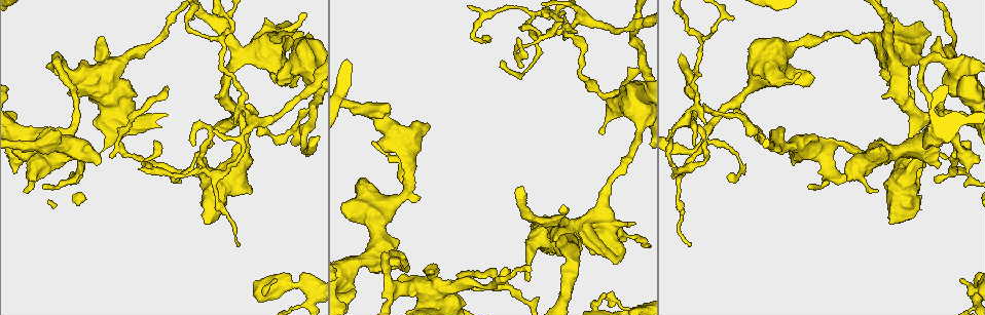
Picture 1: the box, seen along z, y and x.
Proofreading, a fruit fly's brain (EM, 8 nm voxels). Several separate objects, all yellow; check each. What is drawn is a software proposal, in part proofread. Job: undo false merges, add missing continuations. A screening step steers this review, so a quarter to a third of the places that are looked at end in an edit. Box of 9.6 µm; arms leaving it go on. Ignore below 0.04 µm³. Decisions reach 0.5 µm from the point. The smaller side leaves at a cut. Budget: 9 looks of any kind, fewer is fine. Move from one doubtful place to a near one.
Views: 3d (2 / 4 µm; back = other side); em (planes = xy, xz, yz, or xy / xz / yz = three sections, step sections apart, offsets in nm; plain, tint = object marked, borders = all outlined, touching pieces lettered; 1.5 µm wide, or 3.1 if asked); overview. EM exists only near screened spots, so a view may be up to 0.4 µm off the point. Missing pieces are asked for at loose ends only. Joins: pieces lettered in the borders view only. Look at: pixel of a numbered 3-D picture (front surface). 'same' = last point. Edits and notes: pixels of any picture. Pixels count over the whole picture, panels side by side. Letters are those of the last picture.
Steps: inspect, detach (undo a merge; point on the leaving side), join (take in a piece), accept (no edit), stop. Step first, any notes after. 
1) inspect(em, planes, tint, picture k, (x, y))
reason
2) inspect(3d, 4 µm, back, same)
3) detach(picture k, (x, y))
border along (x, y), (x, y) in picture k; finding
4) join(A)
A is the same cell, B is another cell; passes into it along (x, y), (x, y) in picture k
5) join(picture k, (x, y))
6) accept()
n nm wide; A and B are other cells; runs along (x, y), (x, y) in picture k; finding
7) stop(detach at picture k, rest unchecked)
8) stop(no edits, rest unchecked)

inspect(em, planes, tint, picture 1, (596, 91))
abrupt turn

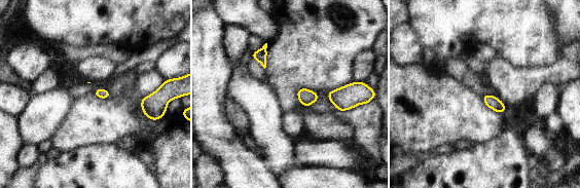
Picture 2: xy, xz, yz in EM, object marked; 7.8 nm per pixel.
inspect(em, planes, borders, same)

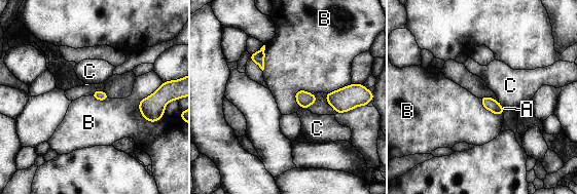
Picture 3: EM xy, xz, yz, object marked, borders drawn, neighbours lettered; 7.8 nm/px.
accept()
80 nm wide; A, B and C are other cells; border along (161, 83), (139, 102), (149, 122) in picture 3; one cell here

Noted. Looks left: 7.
inspect(3d, 2 µm, back, picture 1, (800, 74))
branch stops here

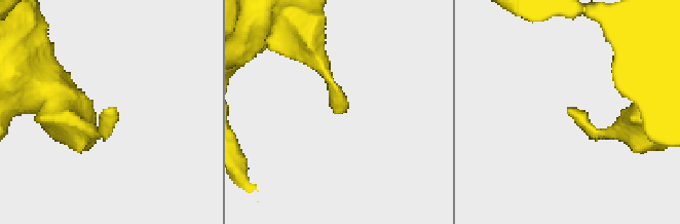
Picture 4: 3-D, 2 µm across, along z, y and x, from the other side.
inspect(em, 3.1 µm, planes, borders, picture 4, (568, 109))

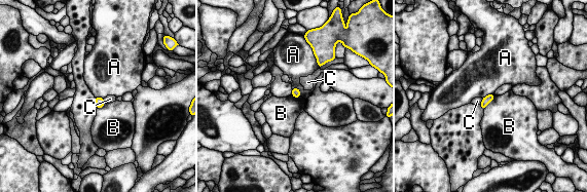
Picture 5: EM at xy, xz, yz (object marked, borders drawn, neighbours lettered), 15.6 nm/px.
accept()
130 nm wide; A, B and C are other cells; border along (494, 96), (484, 107) in picture 5; none of them fits

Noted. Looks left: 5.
inspect(em, xy, step 4, tint, picture 1, (118, 142))
abrupt turn

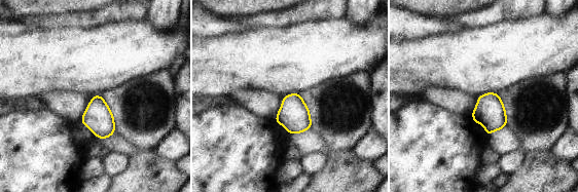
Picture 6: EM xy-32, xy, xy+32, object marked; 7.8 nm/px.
inspect(em, planes, borders, same)

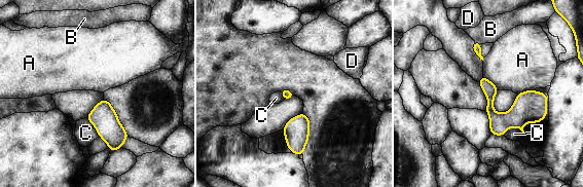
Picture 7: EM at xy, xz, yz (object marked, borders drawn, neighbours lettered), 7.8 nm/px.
accept()
A, B, C and D are other cells; all the same cell

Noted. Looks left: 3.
inspect(3d, 4 µm, picture 1, (164, 87))
branch stops here

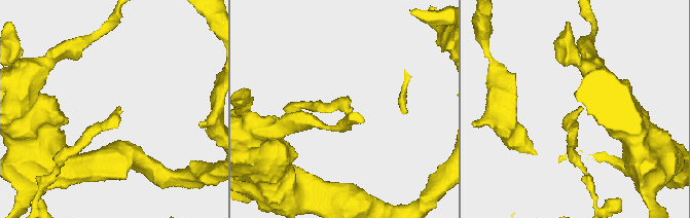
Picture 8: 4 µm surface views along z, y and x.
inspect(em, planes, borders, picture 8, (345, 112))

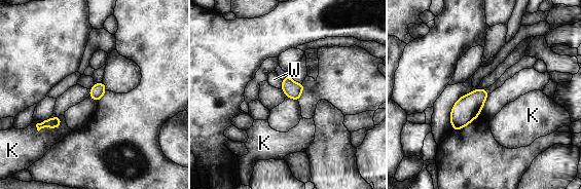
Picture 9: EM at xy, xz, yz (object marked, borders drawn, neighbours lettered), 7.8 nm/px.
accept()
110 nm wide; K touches over 220 nm; K and W are other cells; none of them fits

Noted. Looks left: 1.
stop(no edits, rest unchecked)

